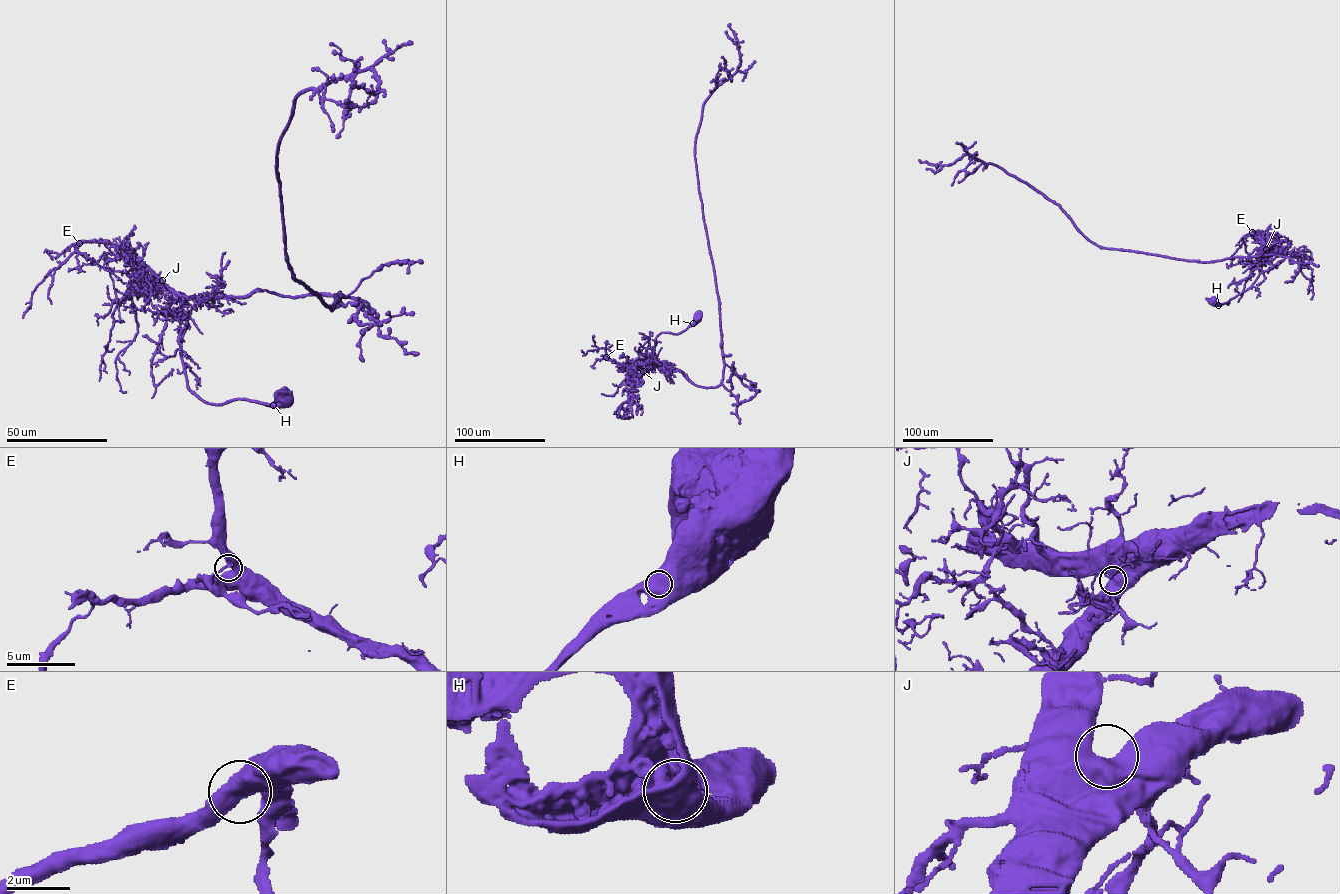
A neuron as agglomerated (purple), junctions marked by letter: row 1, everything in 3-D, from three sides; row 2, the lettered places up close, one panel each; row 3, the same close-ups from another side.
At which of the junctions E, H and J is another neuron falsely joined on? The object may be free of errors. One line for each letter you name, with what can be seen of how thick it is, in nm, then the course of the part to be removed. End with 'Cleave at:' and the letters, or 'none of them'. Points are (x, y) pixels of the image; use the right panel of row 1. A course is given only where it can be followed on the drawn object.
Cleave at: none of them

